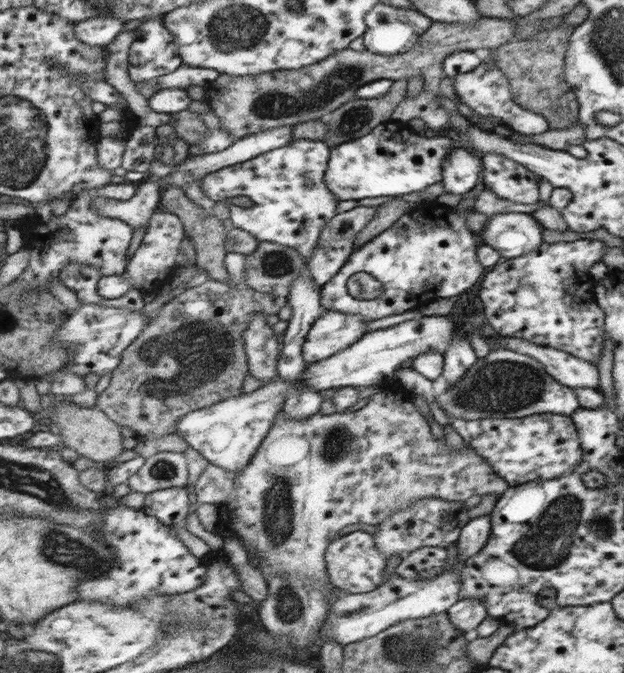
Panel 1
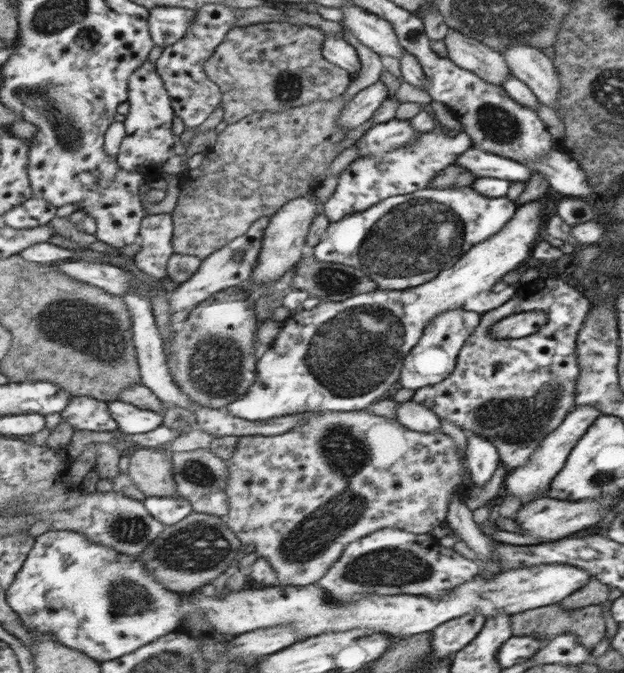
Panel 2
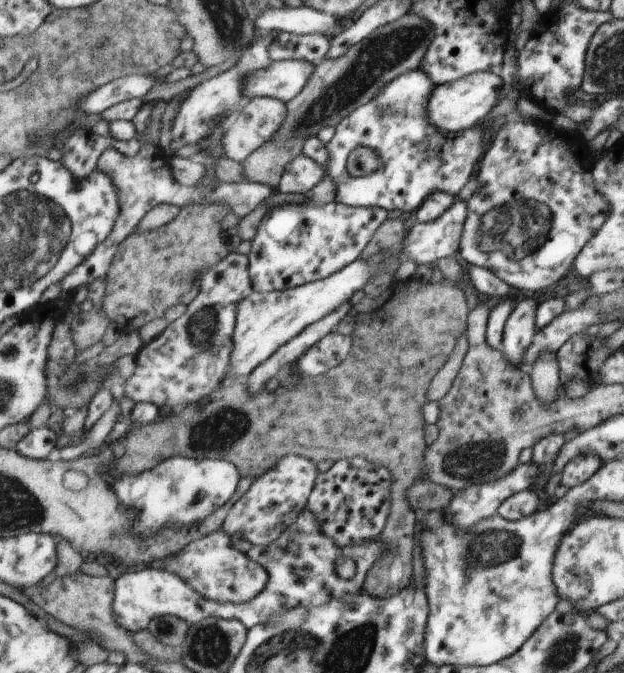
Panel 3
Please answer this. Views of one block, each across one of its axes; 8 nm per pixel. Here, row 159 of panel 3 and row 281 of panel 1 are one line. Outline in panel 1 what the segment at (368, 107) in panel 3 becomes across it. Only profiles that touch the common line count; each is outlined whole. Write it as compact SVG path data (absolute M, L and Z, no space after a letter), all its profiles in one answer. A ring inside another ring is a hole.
M432 201L419 203L420 212L410 211L400 218L393 220L390 228L382 231L358 249L353 249L344 266L322 286L322 307L333 312L345 314L360 314L364 319L376 320L393 314L402 314L410 309L424 307L430 300L436 298L452 298L470 290L476 282L481 282L486 274L486 266L478 260L477 251L483 244L483 239L477 232L470 231L466 226L468 211L458 211L448 205L432 204ZM356 272L366 272L383 284L384 293L374 300L360 300L354 298L346 284L348 278Z

